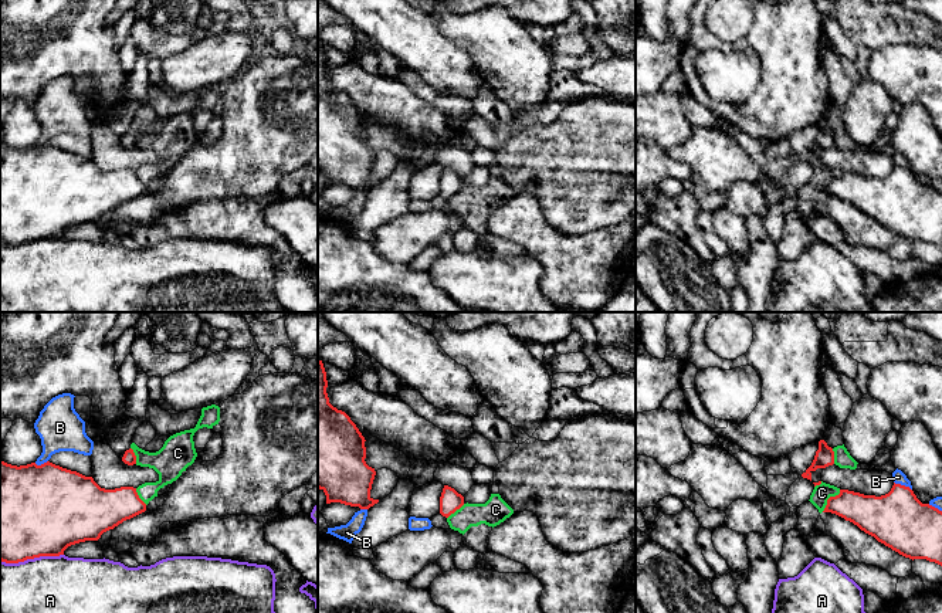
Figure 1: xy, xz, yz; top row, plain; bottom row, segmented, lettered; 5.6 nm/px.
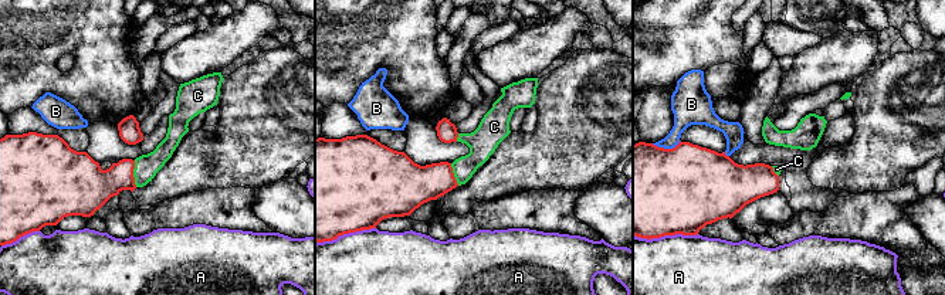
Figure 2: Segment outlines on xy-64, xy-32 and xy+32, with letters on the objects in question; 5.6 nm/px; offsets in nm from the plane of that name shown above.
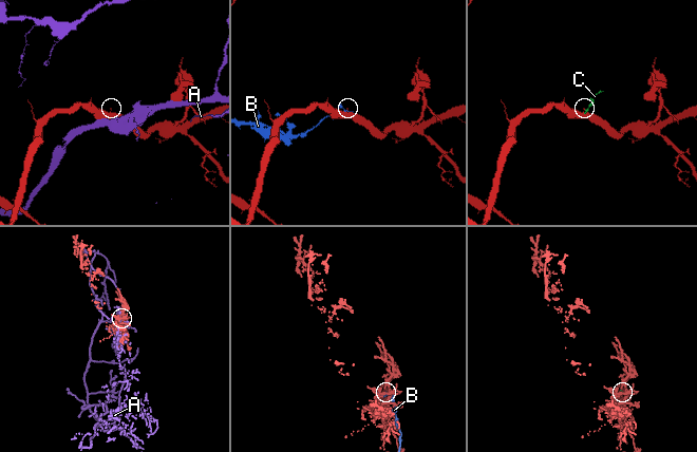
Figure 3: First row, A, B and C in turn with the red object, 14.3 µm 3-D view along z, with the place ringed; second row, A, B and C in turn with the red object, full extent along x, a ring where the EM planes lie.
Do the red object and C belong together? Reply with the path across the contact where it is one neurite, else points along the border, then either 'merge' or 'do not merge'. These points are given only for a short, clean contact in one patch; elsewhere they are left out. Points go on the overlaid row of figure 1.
do not merge

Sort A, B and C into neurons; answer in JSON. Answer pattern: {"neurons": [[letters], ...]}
{"neurons": [["A"], ["B"], ["C"]]}

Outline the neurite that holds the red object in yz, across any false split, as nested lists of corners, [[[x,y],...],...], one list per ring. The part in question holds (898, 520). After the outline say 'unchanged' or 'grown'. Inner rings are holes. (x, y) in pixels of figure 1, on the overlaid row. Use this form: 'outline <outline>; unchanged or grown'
outline [[[894,482],[891,491],[881,497],[840,490],[838,495],[827,499],[823,512],[831,512],[853,522],[905,558],[926,559],[942,566],[942,511],[922,504],[909,487]]]; unchanged

